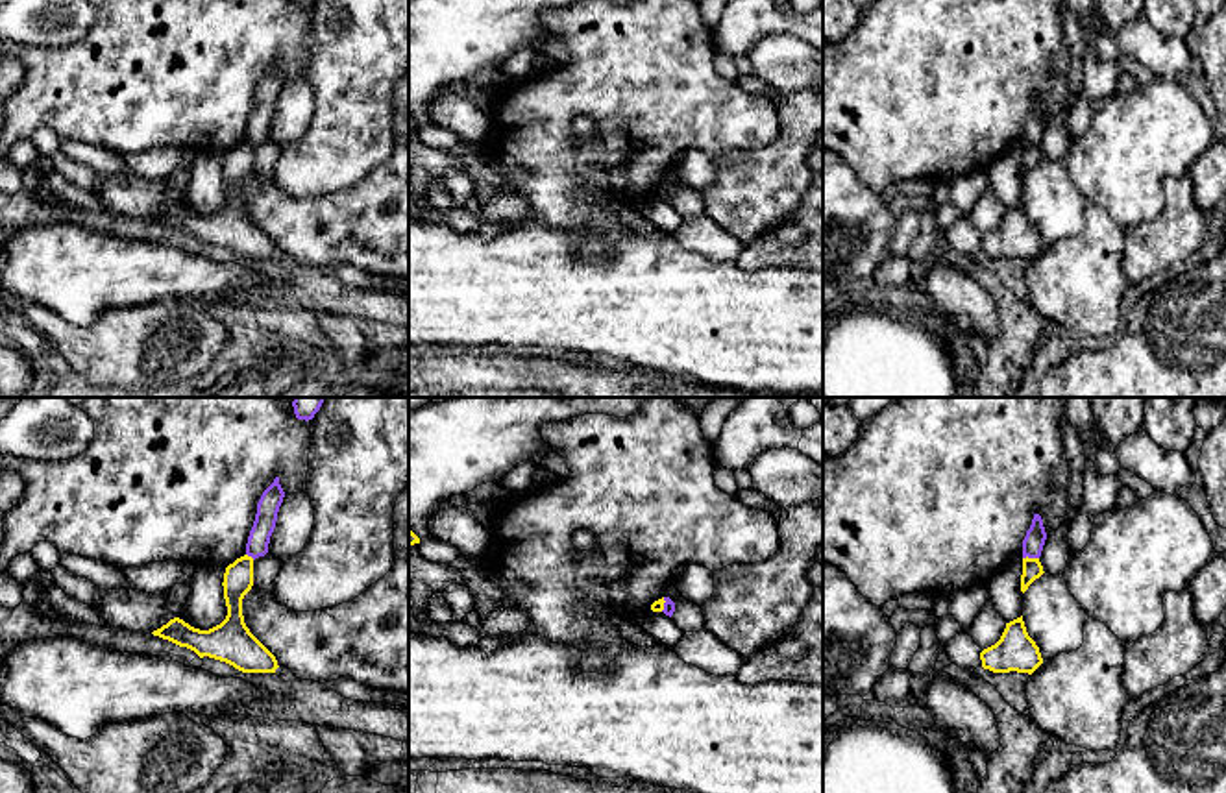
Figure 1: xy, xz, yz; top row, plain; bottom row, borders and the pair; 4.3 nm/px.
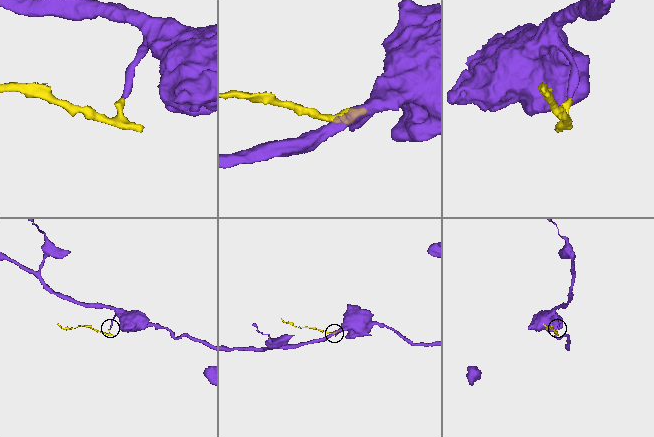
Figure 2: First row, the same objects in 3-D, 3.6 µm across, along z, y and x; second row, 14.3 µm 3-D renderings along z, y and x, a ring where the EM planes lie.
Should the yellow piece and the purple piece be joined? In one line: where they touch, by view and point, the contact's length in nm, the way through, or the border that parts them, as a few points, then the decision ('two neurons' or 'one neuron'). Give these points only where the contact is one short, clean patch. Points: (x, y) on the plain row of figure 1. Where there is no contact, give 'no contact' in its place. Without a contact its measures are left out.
yz (1030, 145) | 70 nm | along yz (1038, 143), (1023, 145) | two neurons

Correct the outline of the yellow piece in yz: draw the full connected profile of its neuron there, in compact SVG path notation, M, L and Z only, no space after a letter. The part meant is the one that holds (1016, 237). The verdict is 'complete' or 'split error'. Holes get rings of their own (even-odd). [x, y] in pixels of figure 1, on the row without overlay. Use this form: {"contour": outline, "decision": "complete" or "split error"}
{"contour": "M1023 201L1006 209L1000 226L980 238L982 253L993 259L1028 259L1032 261L1041 250L1041 238L1028 222Z", "decision": "complete"}

